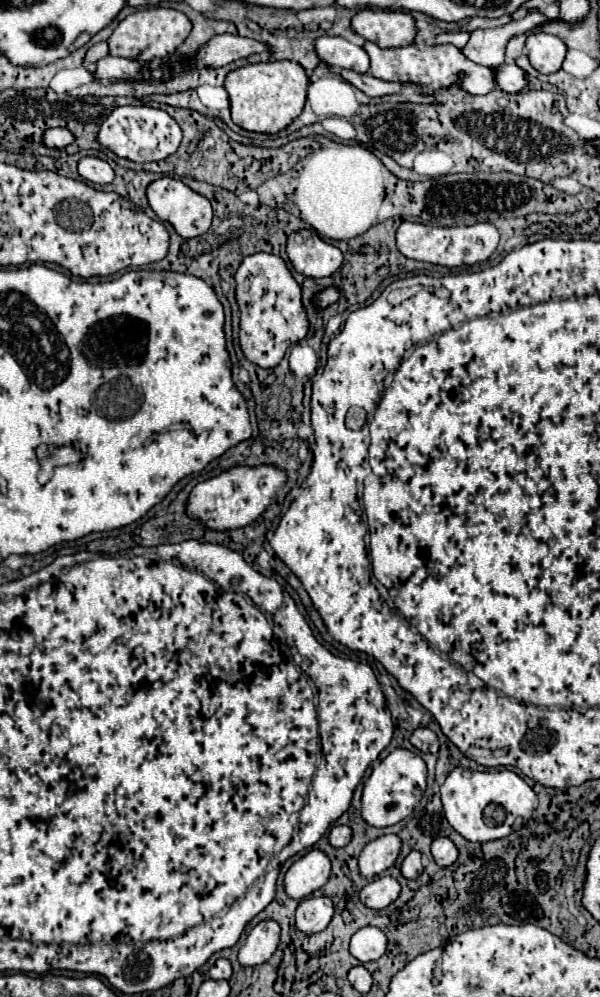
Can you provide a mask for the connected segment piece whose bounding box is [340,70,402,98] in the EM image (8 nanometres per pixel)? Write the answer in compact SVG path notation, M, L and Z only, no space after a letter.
M342 70L340 74L344 76L344 80L348 80L350 84L354 84L358 90L362 90L364 94L368 94L372 98L396 94L402 88L402 84L398 84L398 82L384 82L384 80L378 80L370 74L358 74L358 72L352 72L352 70Z

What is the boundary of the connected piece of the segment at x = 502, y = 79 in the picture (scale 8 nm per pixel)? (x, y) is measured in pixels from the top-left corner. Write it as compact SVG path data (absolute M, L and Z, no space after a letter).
M514 62L510 64L504 64L496 70L496 84L510 92L510 94L516 94L520 92L524 86L526 86L526 80L524 80L524 70L518 68Z

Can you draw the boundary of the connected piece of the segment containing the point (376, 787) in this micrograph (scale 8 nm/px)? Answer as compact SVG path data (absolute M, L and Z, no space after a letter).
M396 748L372 770L370 778L364 782L362 810L360 810L362 818L374 828L394 826L412 814L414 806L422 800L424 790L426 790L424 760L406 748Z

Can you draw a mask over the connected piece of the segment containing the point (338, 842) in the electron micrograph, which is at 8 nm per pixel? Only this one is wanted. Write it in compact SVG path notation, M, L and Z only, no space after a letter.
M334 826L334 828L330 830L330 834L328 834L328 840L330 840L330 844L332 844L334 848L346 846L346 844L350 842L350 838L352 838L352 830L350 830L348 826Z

